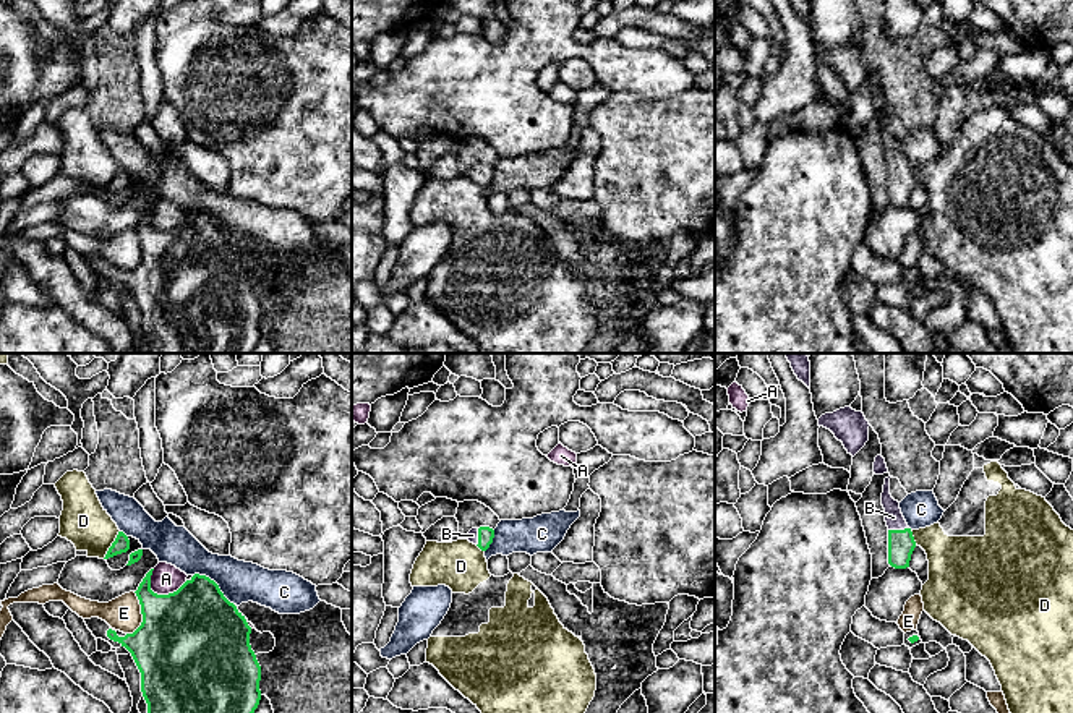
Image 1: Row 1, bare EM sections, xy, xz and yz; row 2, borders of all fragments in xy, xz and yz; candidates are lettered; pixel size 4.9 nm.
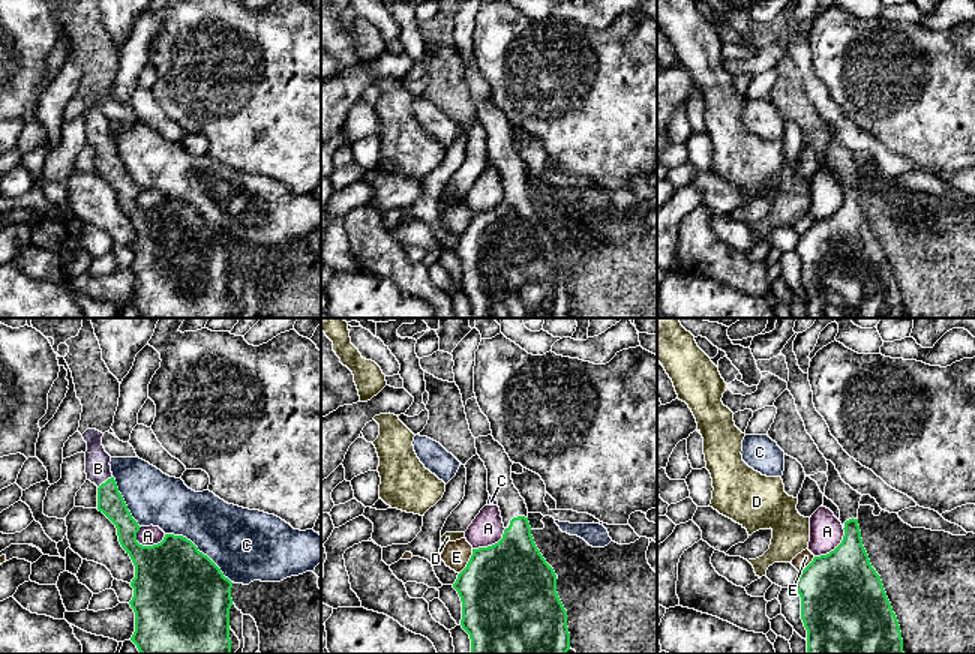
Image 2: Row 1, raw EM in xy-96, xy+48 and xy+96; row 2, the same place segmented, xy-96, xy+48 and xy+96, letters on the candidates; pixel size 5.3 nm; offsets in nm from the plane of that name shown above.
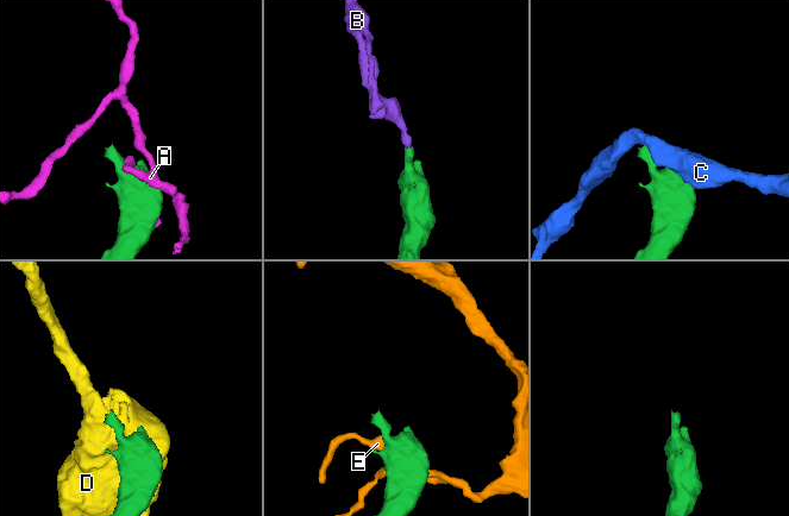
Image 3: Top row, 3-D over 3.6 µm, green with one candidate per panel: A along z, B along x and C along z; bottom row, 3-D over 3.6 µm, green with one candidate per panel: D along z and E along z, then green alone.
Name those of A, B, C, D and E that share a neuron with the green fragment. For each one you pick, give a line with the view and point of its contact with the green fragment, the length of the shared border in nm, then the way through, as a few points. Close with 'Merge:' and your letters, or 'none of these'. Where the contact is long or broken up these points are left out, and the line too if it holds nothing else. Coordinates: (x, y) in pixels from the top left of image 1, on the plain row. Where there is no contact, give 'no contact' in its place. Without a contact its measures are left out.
B: meets green in yz at (898, 167); contact 110 nm long; runs through yz (902, 180), (898, 167), (893, 154)
Merge: B

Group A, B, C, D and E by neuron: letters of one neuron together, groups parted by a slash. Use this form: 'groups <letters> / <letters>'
groups A / B / C / D / E

